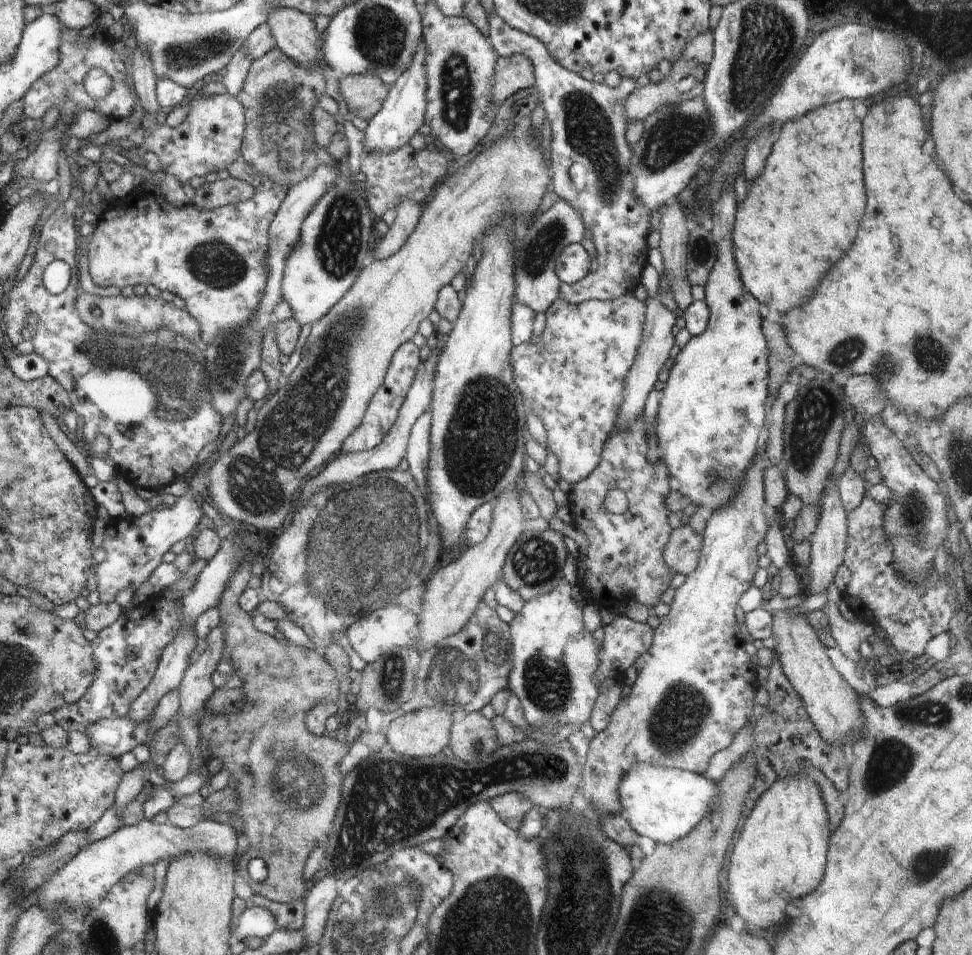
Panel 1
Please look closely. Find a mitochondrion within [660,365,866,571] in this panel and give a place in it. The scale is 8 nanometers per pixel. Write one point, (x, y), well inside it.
(814, 412)

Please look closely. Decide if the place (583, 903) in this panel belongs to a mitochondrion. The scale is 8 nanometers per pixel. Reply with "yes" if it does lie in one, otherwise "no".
yes

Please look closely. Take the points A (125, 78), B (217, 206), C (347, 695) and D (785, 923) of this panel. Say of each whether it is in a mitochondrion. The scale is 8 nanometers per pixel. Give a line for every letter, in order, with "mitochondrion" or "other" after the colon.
A: other
B: other
C: other
D: other

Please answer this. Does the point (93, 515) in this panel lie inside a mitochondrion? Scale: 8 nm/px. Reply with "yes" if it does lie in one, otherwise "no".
no

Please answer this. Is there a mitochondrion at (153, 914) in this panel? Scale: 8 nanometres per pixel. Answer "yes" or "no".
no

